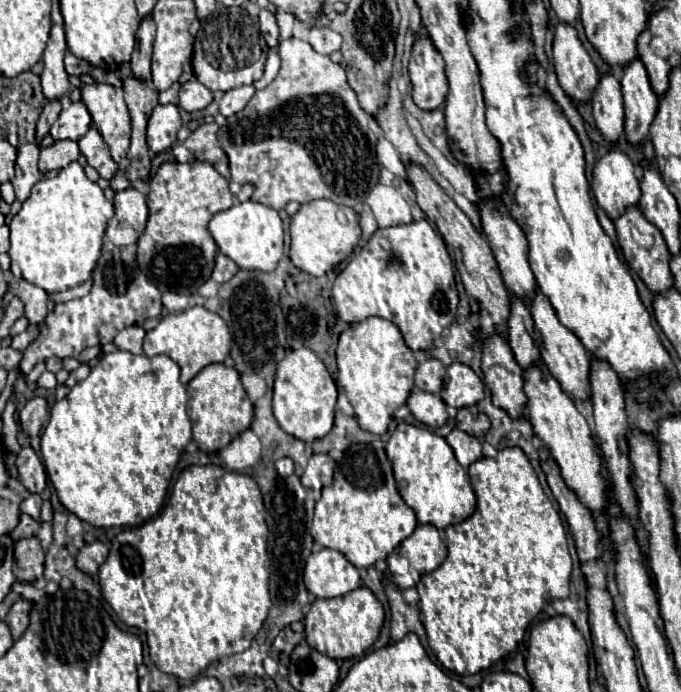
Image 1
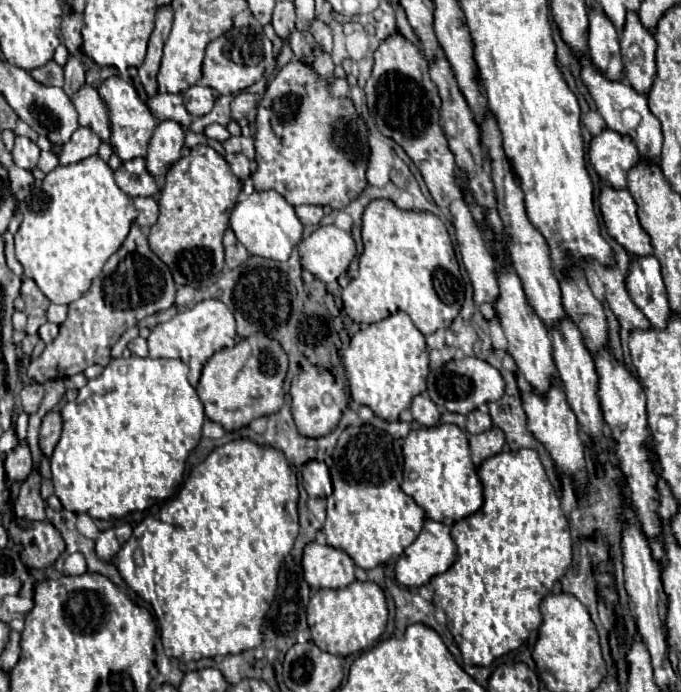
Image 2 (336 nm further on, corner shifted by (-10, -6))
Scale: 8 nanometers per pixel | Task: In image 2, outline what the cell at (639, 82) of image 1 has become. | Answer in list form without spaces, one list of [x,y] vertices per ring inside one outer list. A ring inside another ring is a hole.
[[[628,12],[624,30],[620,34],[620,48],[622,48],[622,60],[624,60],[624,76],[632,84],[632,88],[638,94],[648,94],[654,80],[656,80],[656,40],[654,36],[642,26],[636,12]]]

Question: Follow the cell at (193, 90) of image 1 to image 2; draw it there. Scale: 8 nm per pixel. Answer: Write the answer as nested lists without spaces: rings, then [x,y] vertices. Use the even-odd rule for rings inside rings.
[[[190,86],[186,92],[184,92],[184,104],[186,104],[186,110],[192,114],[192,116],[204,116],[208,114],[212,108],[214,108],[214,92],[206,86]]]

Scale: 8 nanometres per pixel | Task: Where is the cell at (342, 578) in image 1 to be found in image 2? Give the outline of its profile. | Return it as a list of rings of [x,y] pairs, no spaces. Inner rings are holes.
[[[310,542],[304,548],[302,568],[306,582],[314,590],[346,588],[356,580],[354,560],[344,550],[332,546],[320,546],[316,542]]]

